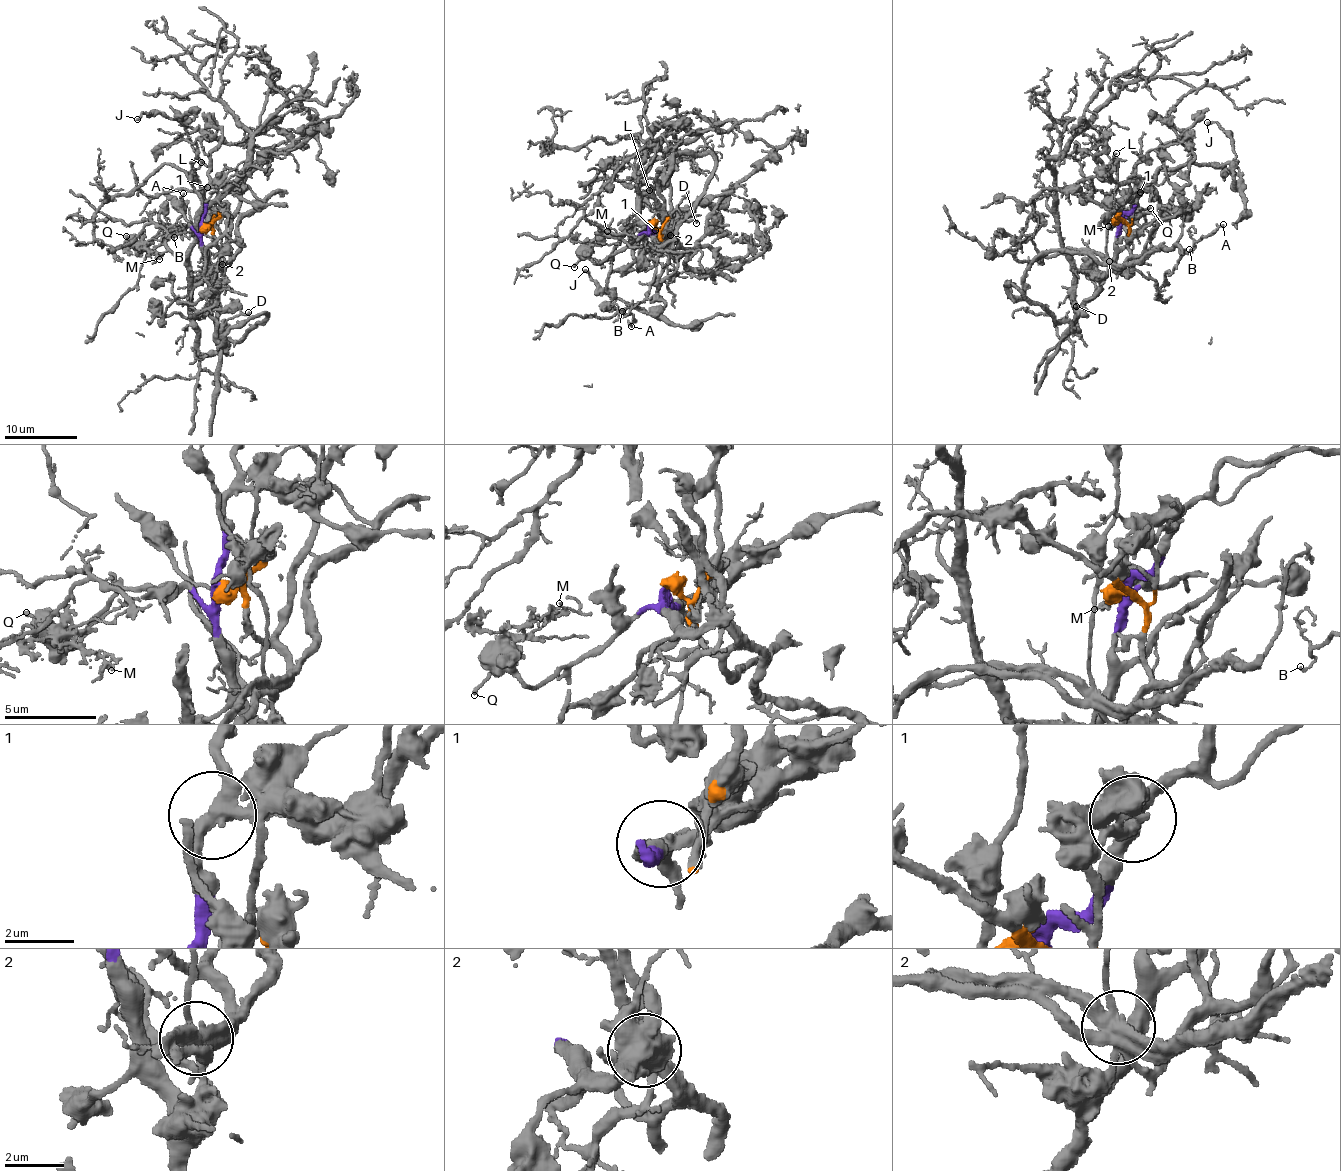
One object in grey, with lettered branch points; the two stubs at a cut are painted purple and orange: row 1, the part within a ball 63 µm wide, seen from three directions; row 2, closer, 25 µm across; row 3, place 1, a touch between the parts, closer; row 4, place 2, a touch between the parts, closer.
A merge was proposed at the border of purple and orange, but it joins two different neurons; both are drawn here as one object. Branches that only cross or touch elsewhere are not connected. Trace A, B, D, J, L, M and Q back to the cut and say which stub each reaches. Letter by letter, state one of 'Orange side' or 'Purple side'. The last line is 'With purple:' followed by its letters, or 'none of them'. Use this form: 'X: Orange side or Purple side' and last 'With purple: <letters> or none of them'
A: Purple side
B: Purple side
D: Purple side
J: Purple side
L: Purple side
M: Purple side
Q: Purple side
With purple: A, B, D, J, L, M, Q

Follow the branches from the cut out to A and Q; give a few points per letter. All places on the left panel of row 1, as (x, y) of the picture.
A: (203, 224), (198, 233), (187, 227), (160, 224), (160, 211), (172, 228), (185, 210), (183, 192)
Q: (203, 224), (198, 233), (181, 227), (143, 244), (125, 235)

